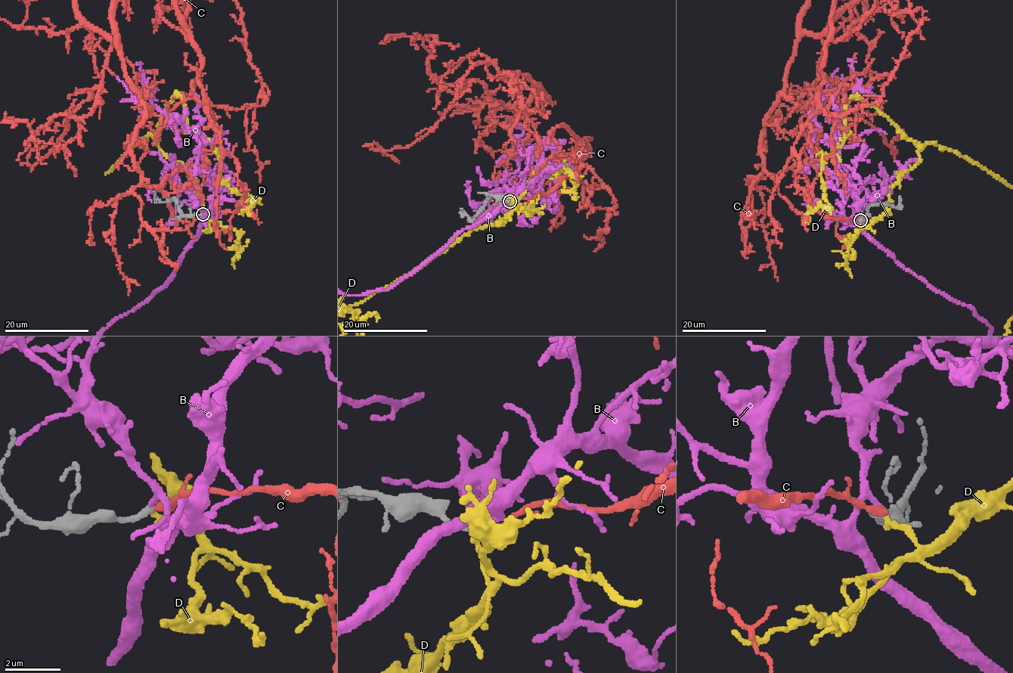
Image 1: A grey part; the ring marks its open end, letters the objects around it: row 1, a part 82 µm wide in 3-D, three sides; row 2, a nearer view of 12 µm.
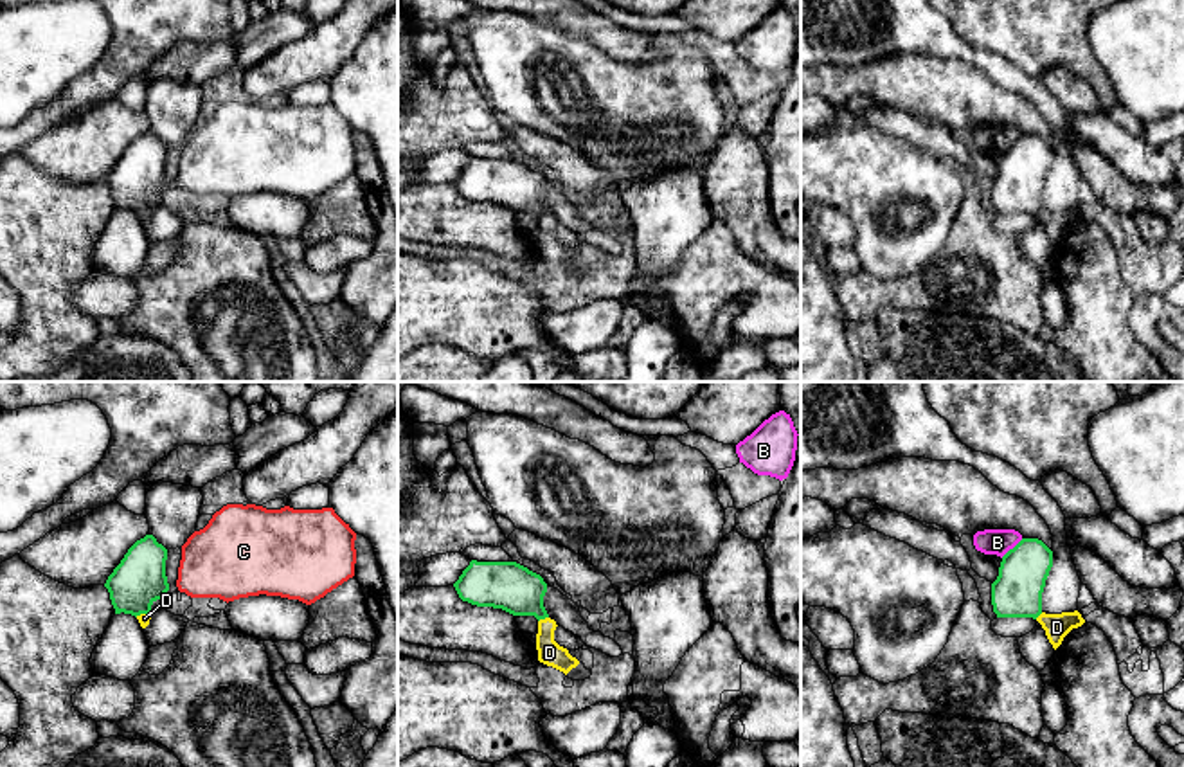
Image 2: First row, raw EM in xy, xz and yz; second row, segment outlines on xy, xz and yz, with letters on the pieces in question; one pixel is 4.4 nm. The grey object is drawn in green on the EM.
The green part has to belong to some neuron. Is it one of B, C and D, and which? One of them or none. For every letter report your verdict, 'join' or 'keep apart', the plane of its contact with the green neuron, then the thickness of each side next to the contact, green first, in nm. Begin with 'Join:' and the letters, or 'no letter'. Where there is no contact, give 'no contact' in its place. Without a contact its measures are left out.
Join: C
B: keep apart; meets green in yz; 220 nm thick on the green side, 110 nm on the other
C: join; no contact
D: keep apart; meets green in xz; 220 nm thick on the green side, 110 nm on the other

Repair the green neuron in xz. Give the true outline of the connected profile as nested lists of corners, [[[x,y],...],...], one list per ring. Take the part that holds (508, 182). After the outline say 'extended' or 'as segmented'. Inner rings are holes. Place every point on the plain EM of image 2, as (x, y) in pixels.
[[[471,157],[453,184],[462,198],[477,203],[534,212],[538,218],[549,214],[543,203],[547,180],[516,158]]] | as segmented

